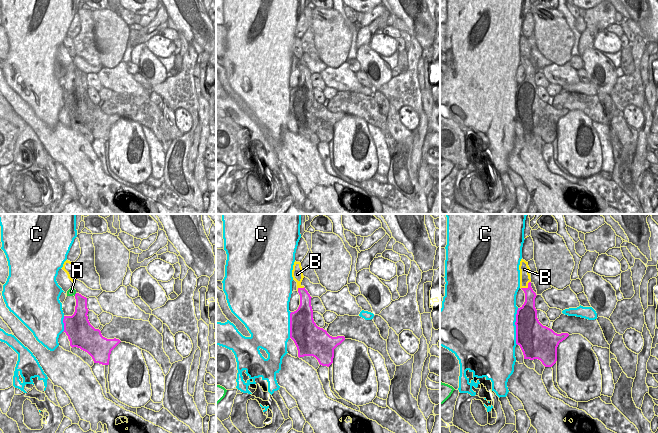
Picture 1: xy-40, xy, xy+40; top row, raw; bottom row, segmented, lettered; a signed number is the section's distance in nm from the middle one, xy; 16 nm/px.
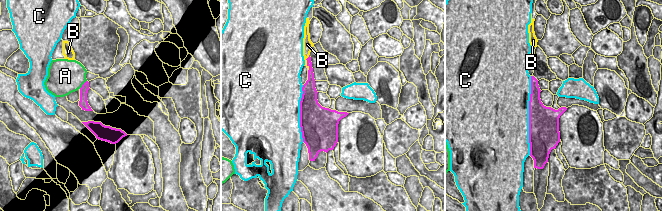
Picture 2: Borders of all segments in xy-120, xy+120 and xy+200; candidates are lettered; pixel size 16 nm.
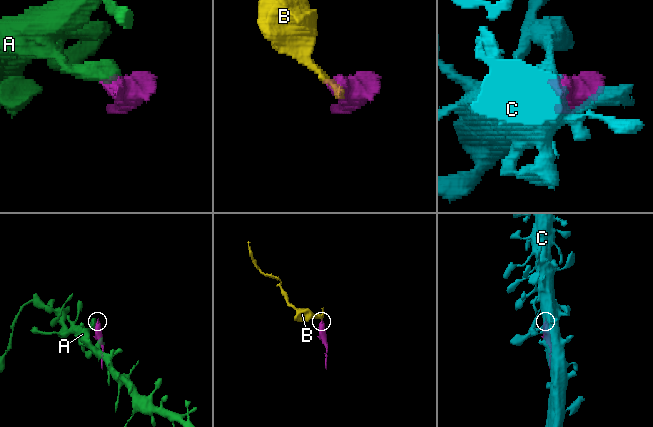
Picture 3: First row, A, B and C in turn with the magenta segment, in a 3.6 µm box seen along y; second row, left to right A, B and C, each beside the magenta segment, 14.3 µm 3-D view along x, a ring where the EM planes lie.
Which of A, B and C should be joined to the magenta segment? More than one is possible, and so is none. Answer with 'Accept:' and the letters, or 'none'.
Accept: none

